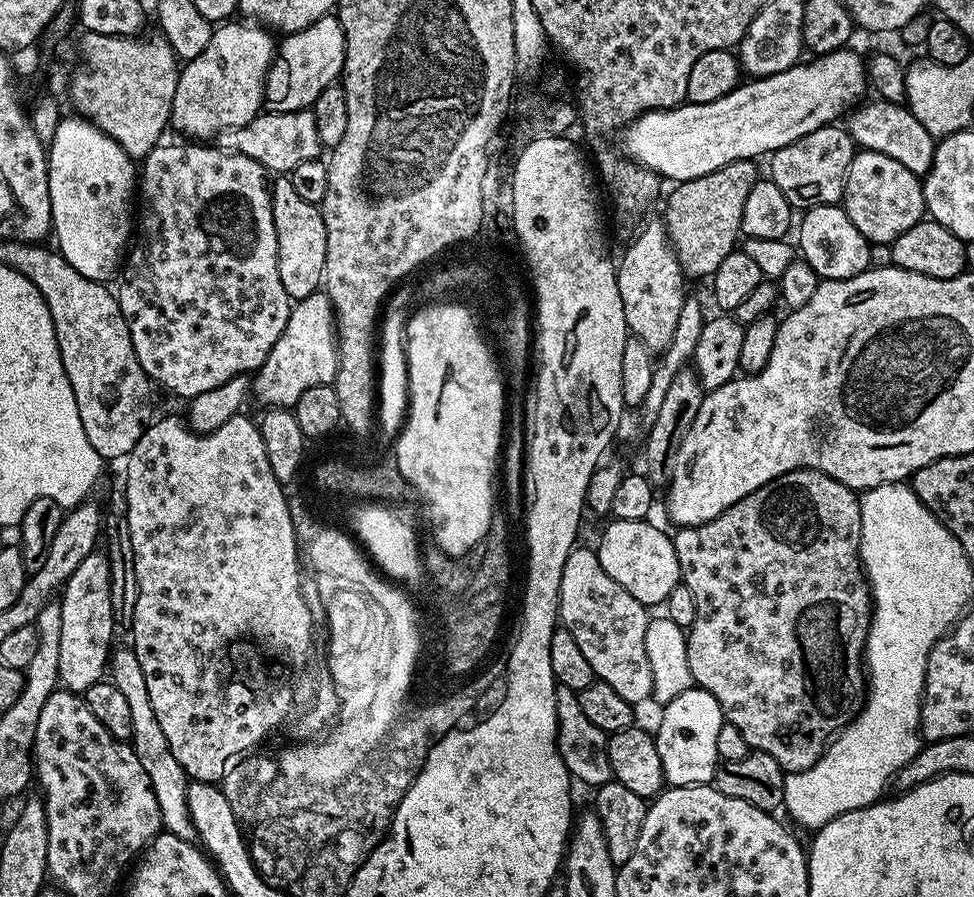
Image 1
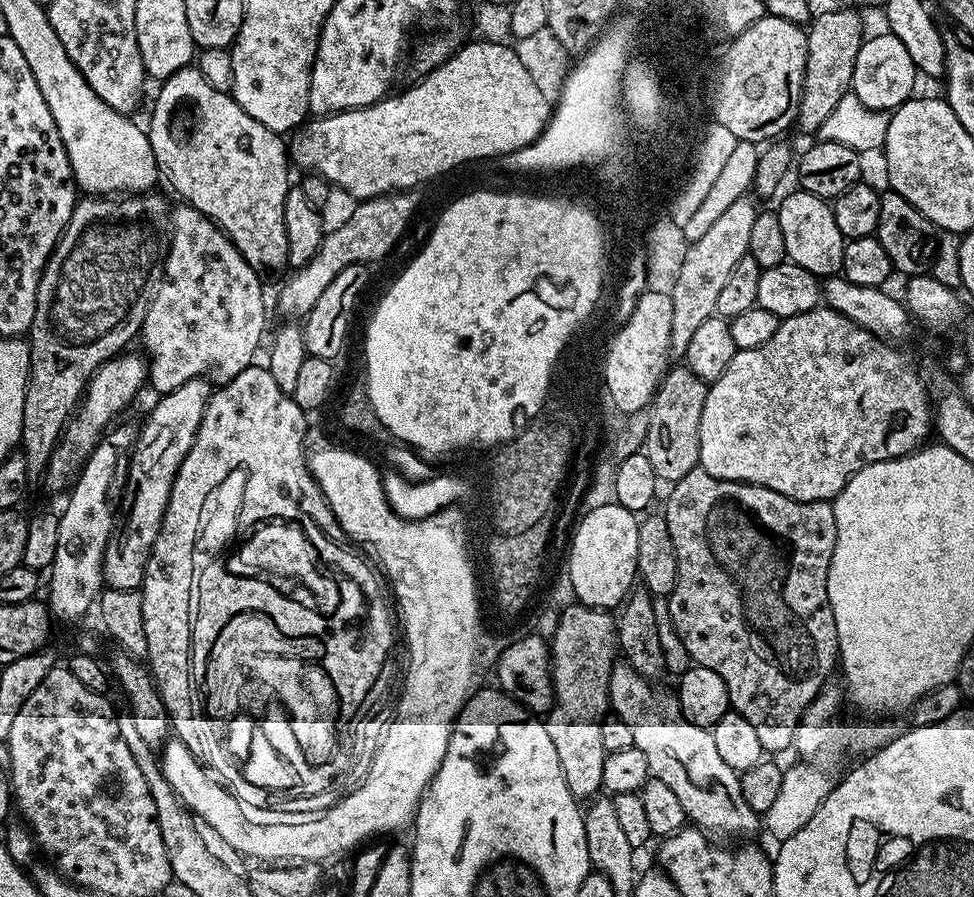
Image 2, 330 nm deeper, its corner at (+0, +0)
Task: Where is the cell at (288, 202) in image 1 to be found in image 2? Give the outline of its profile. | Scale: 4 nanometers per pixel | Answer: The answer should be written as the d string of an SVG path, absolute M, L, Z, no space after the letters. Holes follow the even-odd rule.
M199 67L178 70L165 78L159 87L146 131L163 179L168 179L169 186L180 195L183 203L209 216L225 232L255 272L268 277L285 271L288 268L288 251L282 210L286 206L286 194L290 187L290 158L286 153L285 141L284 144L280 141L283 140L281 133L250 118L250 114L238 106L231 94L214 90L214 86L202 78Z

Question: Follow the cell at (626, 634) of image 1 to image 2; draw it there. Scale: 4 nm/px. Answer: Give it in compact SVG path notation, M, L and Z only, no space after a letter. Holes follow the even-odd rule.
M626 662L613 663L612 673L608 676L608 703L611 711L619 720L626 722L626 726L630 726L634 748L646 754L651 779L666 782L670 791L681 800L685 817L705 833L725 832L728 836L736 836L741 832L744 838L751 837L748 835L756 827L761 827L761 817L754 810L750 810L750 806L746 806L740 789L740 777L730 766L726 766L724 759L718 755L711 731L702 726L694 726L694 722L690 722L682 714L679 699L673 693L671 696L666 689L655 688L652 684L655 683L649 677L638 674Z

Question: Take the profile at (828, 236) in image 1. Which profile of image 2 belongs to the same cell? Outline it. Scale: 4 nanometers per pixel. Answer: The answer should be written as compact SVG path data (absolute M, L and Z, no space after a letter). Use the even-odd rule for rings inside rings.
M795 190L778 207L782 222L782 234L786 237L786 254L791 263L810 270L817 278L837 275L844 266L845 238L834 222L832 205L819 196L803 190Z

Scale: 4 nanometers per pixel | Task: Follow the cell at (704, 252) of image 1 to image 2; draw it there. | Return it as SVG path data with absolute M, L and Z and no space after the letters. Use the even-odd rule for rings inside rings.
M841 6L832 13L817 16L807 29L806 74L802 82L796 123L797 129L804 132L817 133L834 106L838 106L838 101L852 87L855 59L858 58L859 48L865 39L861 13L855 7L852 8Z

